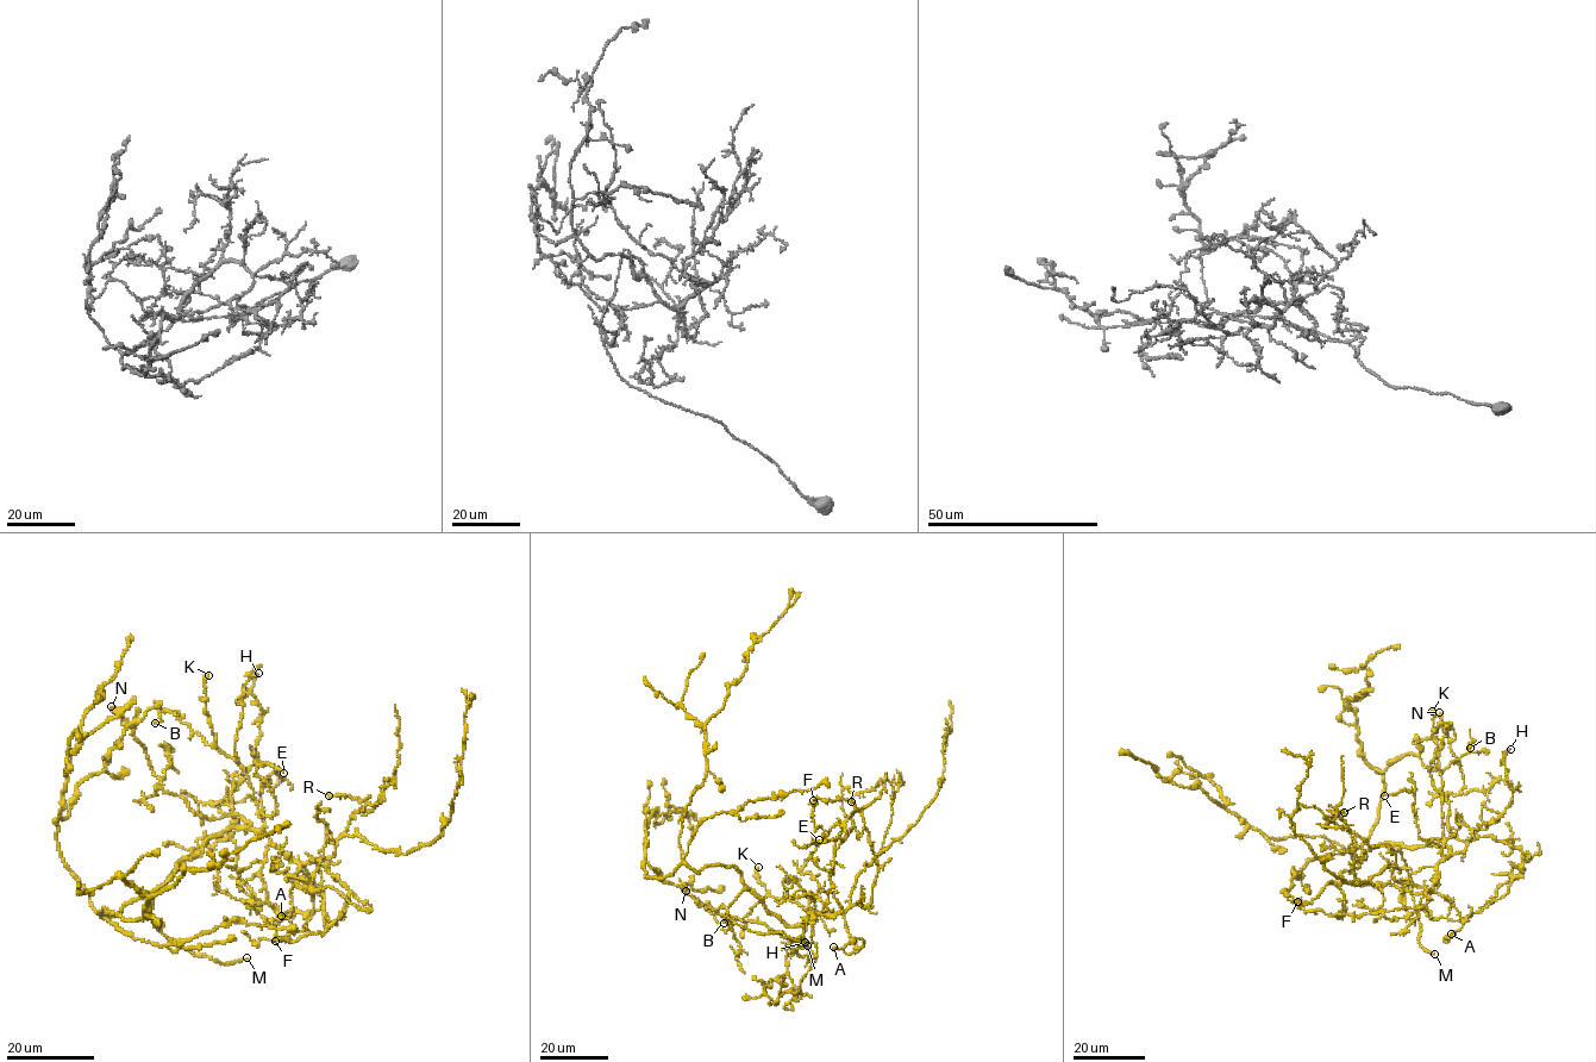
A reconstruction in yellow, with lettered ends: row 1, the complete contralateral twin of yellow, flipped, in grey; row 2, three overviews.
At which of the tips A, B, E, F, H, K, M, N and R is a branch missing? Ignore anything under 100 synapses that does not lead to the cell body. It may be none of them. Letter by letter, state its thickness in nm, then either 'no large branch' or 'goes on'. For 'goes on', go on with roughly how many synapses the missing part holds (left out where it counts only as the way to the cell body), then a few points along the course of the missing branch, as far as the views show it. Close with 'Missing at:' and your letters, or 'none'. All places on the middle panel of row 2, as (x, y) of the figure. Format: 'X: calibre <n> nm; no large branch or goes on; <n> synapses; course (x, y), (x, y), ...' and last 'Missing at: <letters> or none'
A: calibre 240 nm; no large branch
B: calibre 160 nm; no large branch
E: calibre 180 nm; no large branch
F: calibre 440 nm; no large branch
H: calibre 260 nm; no large branch
K: calibre 190 nm; no large branch
M: calibre 240 nm; goes on; course (807, 945), (850, 942), (862, 935)
N: calibre 320 nm; no large branch
R: calibre 340 nm; no large branch
Missing at: M

